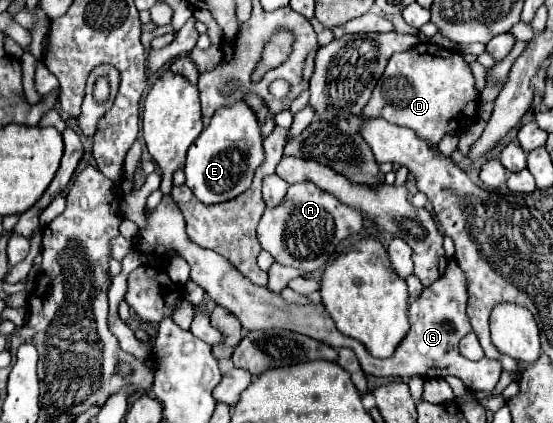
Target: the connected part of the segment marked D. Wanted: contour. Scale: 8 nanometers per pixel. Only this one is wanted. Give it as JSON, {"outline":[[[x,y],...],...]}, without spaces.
{"outline":[[[419,43],[409,51],[403,53],[395,53],[389,63],[387,69],[383,73],[383,77],[377,81],[373,95],[369,99],[369,103],[363,109],[365,117],[383,117],[389,123],[397,123],[403,127],[413,129],[421,139],[437,145],[439,139],[449,133],[459,129],[461,125],[465,127],[475,115],[477,115],[477,91],[475,91],[475,79],[471,73],[469,63],[463,59],[461,53],[455,53],[451,49],[445,49],[433,43]]]}

